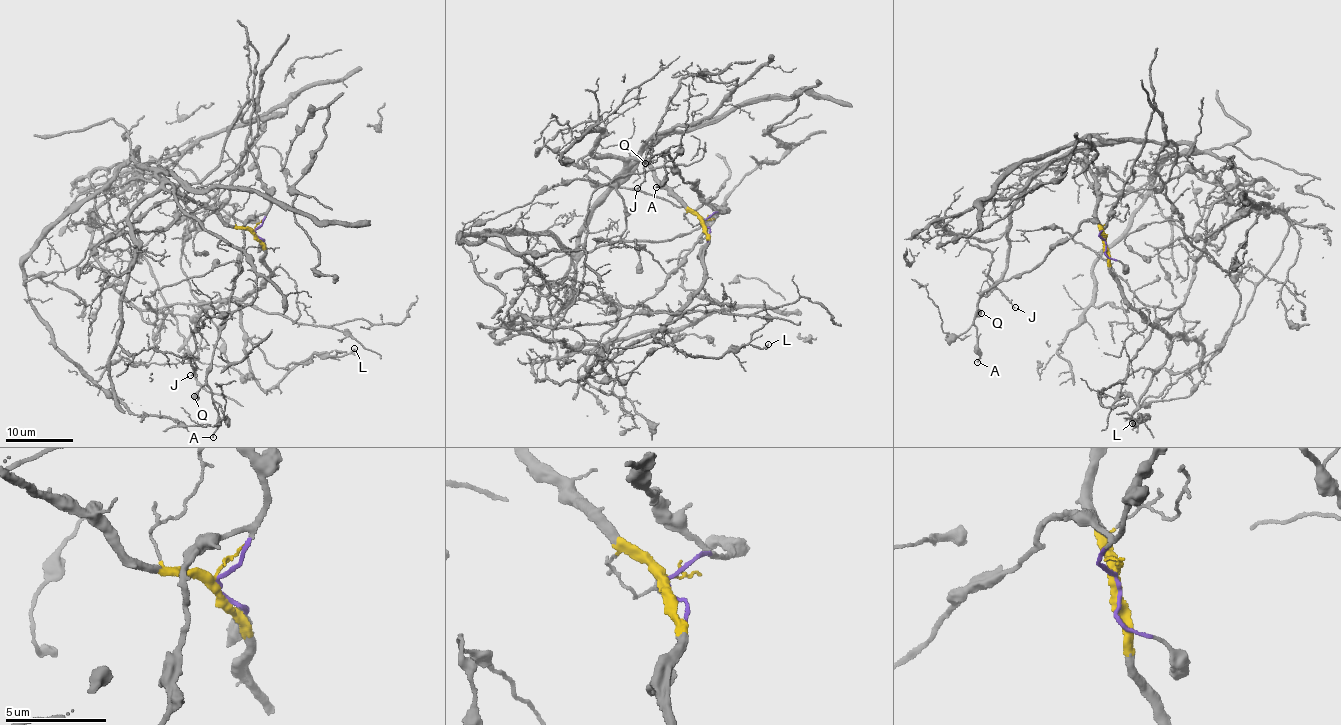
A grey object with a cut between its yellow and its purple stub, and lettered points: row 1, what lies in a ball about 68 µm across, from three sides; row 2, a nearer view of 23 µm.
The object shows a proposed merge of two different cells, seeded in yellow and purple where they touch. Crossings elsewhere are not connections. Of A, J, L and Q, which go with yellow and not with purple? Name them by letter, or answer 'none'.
J, L

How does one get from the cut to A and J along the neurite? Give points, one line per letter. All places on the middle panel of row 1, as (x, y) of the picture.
A: (704, 223), (717, 211), (695, 184), (680, 176), (666, 152), (666, 175), (656, 188)
J: (704, 223), (644, 161), (629, 161), (657, 134), (698, 124), (736, 78), (683, 77), (637, 187)

